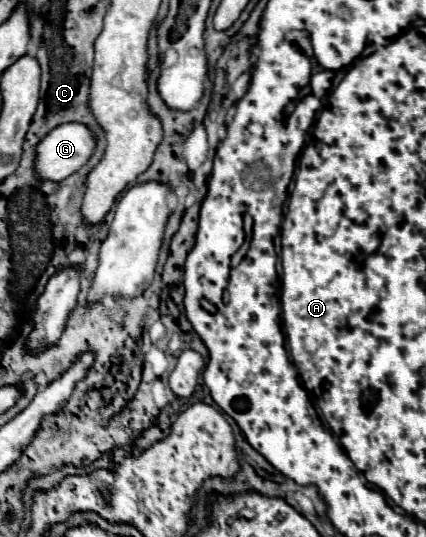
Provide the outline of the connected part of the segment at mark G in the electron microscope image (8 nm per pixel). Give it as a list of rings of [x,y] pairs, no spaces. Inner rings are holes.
[[[64,123],[50,131],[36,151],[38,177],[62,181],[86,165],[94,153],[94,133],[88,127],[82,127],[82,123]]]

